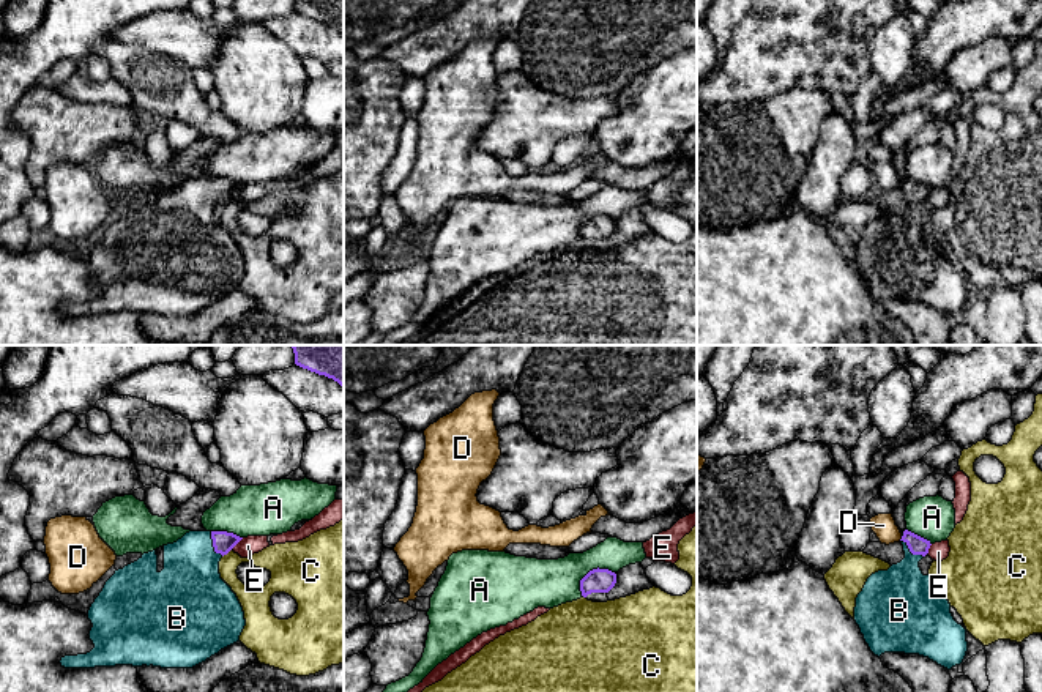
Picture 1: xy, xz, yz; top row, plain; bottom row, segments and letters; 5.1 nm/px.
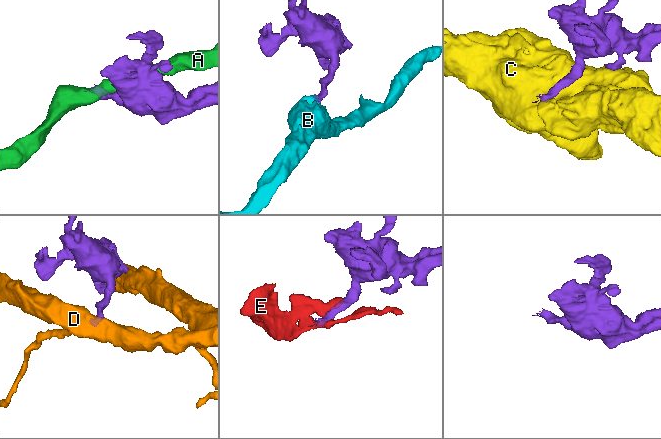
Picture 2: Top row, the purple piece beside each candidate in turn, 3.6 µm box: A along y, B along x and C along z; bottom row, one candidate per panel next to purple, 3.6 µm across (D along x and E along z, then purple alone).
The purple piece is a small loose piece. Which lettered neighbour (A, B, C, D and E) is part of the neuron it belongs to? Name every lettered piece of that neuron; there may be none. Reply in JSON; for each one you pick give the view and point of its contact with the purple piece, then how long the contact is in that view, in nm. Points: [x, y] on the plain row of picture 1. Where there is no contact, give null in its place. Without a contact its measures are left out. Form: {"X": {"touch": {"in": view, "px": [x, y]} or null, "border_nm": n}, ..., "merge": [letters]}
{"B": {"touch": {"in": "xy", "px": [213, 193]}, "border_nm": 140}, "merge": ["B"]}

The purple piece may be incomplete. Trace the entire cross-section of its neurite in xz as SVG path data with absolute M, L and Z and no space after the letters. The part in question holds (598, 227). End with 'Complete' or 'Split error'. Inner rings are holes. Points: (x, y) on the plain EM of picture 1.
M593 216L580 227L582 243L608 240L616 230L616 221L608 216Z. Complete

